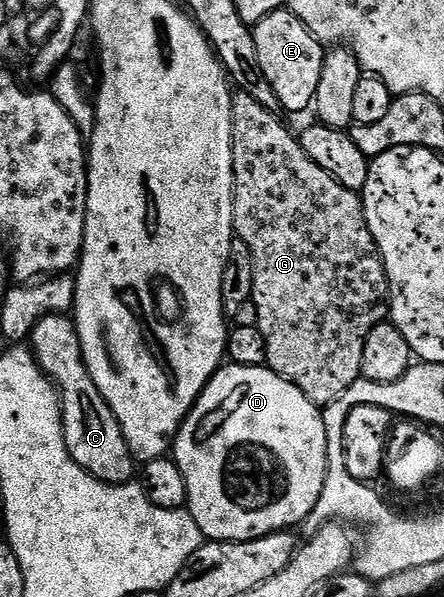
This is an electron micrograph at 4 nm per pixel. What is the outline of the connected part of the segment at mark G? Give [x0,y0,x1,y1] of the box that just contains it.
[232,90,390,406]

